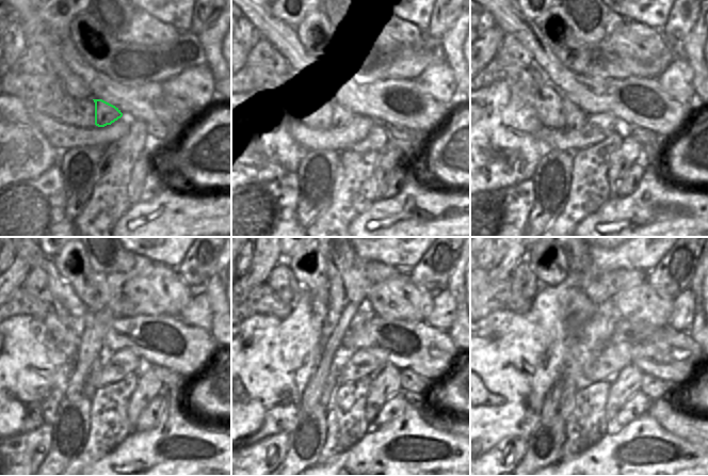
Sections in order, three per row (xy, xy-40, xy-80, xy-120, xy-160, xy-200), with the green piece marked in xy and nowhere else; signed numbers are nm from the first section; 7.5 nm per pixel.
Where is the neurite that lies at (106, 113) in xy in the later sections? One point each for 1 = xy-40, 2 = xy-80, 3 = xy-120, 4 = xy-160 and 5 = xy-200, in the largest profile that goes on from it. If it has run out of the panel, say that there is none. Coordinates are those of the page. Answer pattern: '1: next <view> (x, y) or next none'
1: next xy-40 (341, 115)
2: next xy-80 (575, 116)
3: next xy-120 (96, 366)
4: next xy-160 (331, 385)
5: next xy-200 (566, 401)

